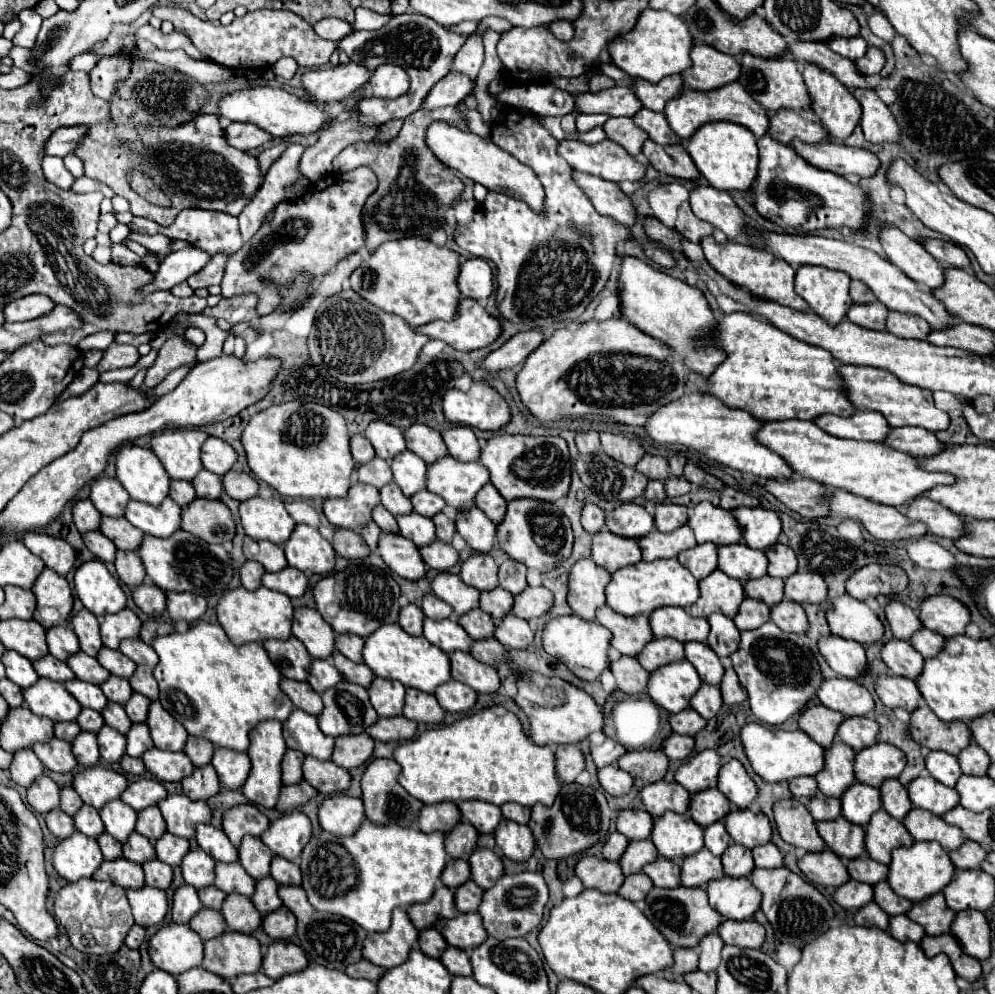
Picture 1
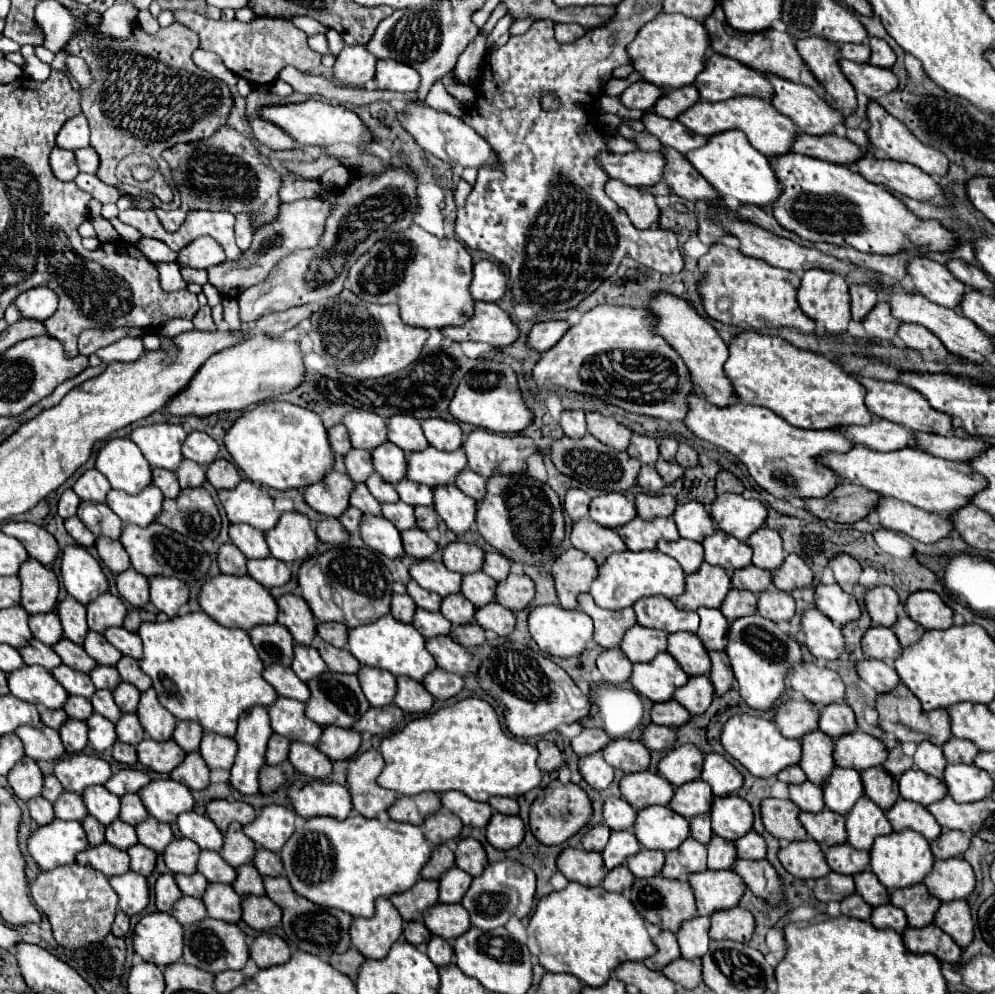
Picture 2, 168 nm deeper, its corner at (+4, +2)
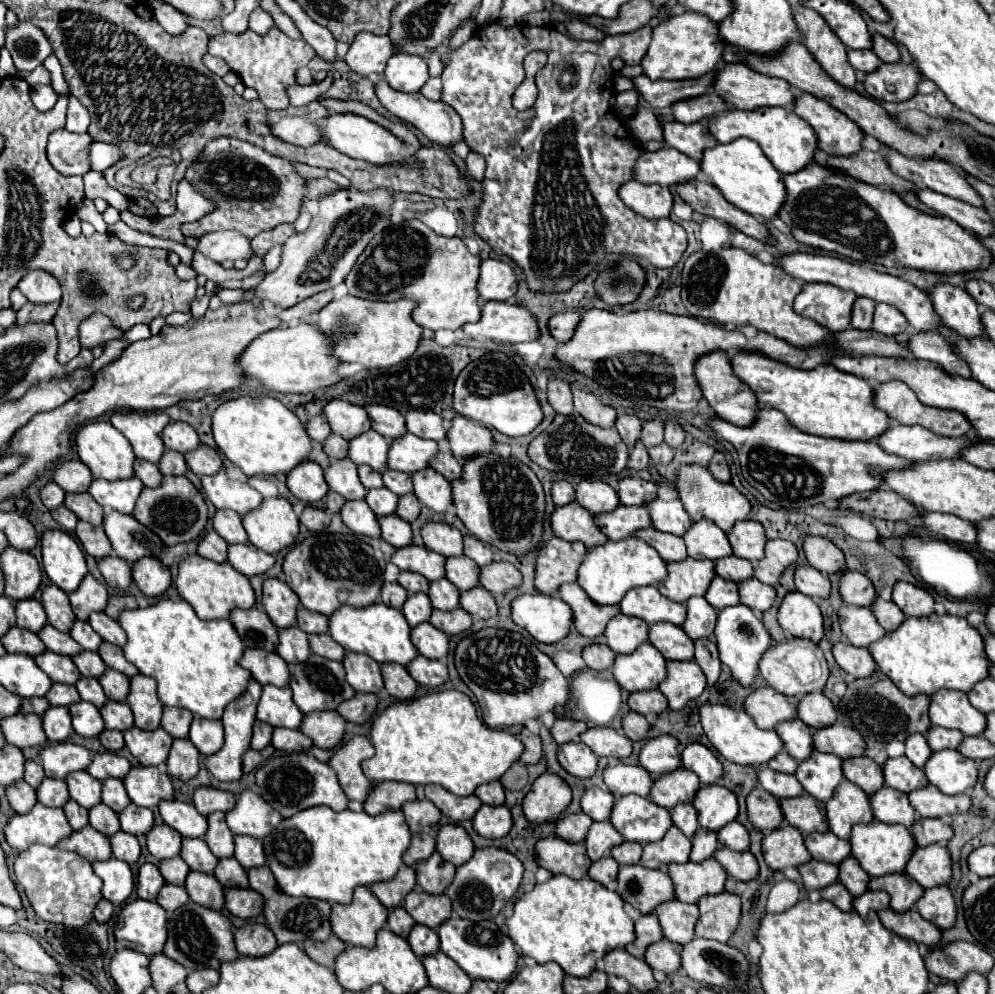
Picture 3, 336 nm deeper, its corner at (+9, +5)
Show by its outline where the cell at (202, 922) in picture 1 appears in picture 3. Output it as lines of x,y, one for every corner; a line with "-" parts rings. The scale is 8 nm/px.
164,885
162,891
158,893
156,897
156,903
166,909
166,911
174,911
174,909
180,909
182,905
186,905
190,901
188,893
184,887
178,887
178,885

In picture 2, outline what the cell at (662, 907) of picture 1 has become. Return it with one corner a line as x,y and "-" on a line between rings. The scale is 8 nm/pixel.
653,876
653,878
637,878
631,886
631,902
635,910
651,924
659,926
661,930
677,932
679,924
683,920
691,920
691,916
697,916
695,898
691,892
691,886
685,880
669,880
665,876

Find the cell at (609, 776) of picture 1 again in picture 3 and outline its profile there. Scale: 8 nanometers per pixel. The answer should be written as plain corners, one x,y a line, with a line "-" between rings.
566,743
558,749
558,761
560,765
574,777
586,779
592,777
598,769
598,757
586,749
586,745
580,743

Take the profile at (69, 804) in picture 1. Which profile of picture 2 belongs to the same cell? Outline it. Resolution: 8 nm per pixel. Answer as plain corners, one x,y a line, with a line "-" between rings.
45,776
43,778
43,796
49,802
55,802
59,798
59,792
63,792
63,786
59,784
59,780
55,780
55,776

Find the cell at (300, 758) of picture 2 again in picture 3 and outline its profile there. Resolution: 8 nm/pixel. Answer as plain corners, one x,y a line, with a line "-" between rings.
278,727
274,729
274,735
272,735
272,745
280,751
286,751
286,753
292,753
292,751
308,751
312,747
312,741
296,731
296,729
284,729
284,727

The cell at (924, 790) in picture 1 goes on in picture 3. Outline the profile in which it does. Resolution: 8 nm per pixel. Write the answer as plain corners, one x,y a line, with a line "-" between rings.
908,757
888,759
882,769
884,769
884,785
894,787
896,791
912,793
914,789
922,789
922,787
928,785
922,769
914,767
908,761

